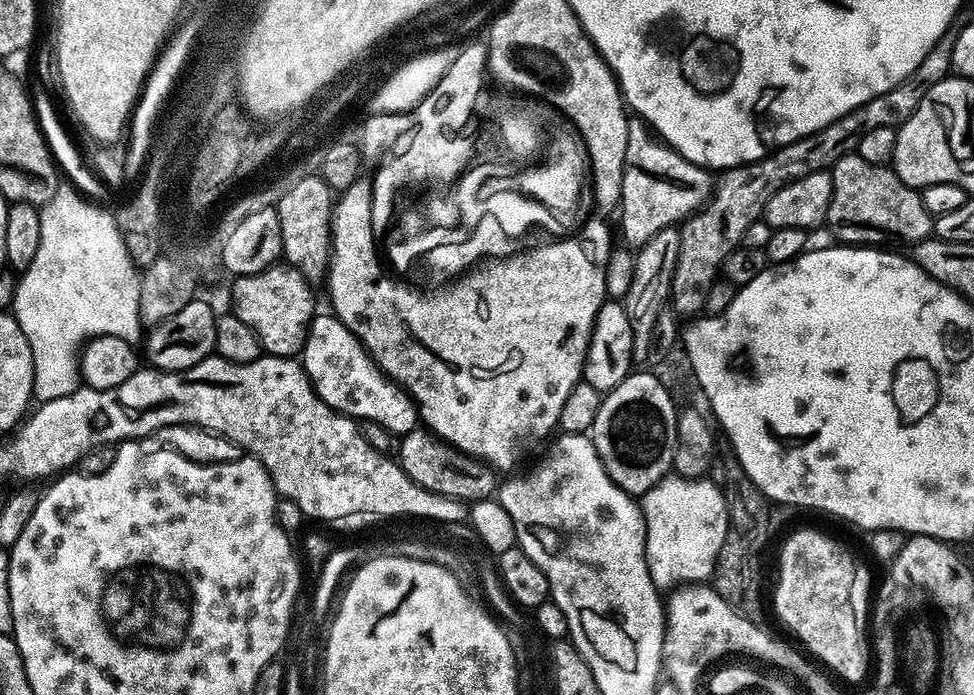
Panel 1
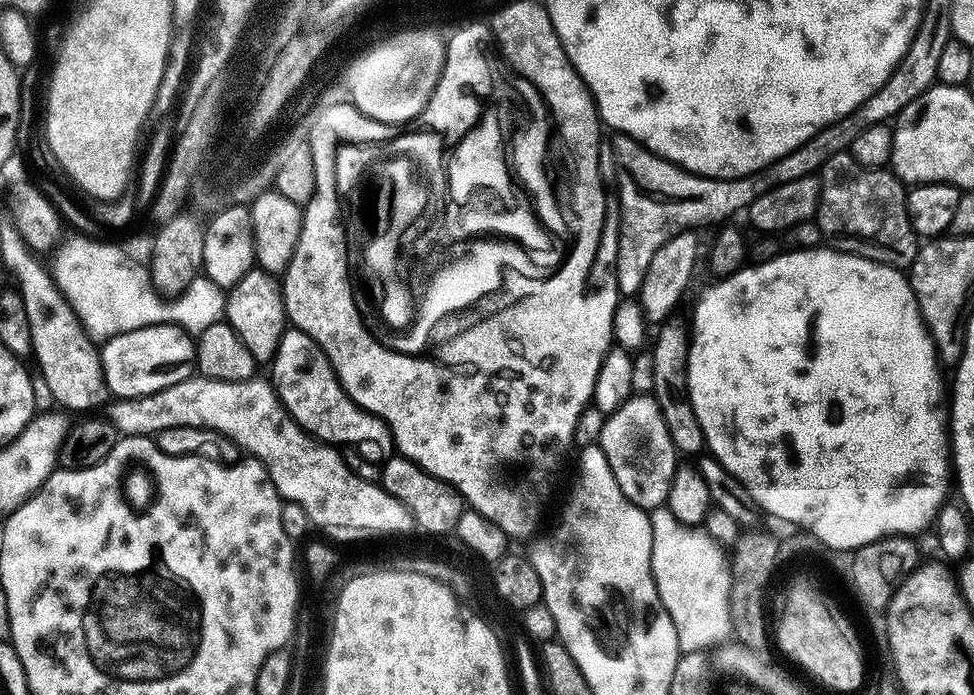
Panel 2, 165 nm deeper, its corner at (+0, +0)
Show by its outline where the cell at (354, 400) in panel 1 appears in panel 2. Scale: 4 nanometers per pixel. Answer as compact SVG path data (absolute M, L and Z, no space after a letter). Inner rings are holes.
M292 326L282 334L270 367L270 379L289 415L306 430L321 428L321 432L318 432L321 441L340 446L344 440L344 432L350 431L351 428L372 444L382 443L384 436L386 440L385 425L348 396L348 391L340 384L327 354L316 344L316 339L301 328Z

